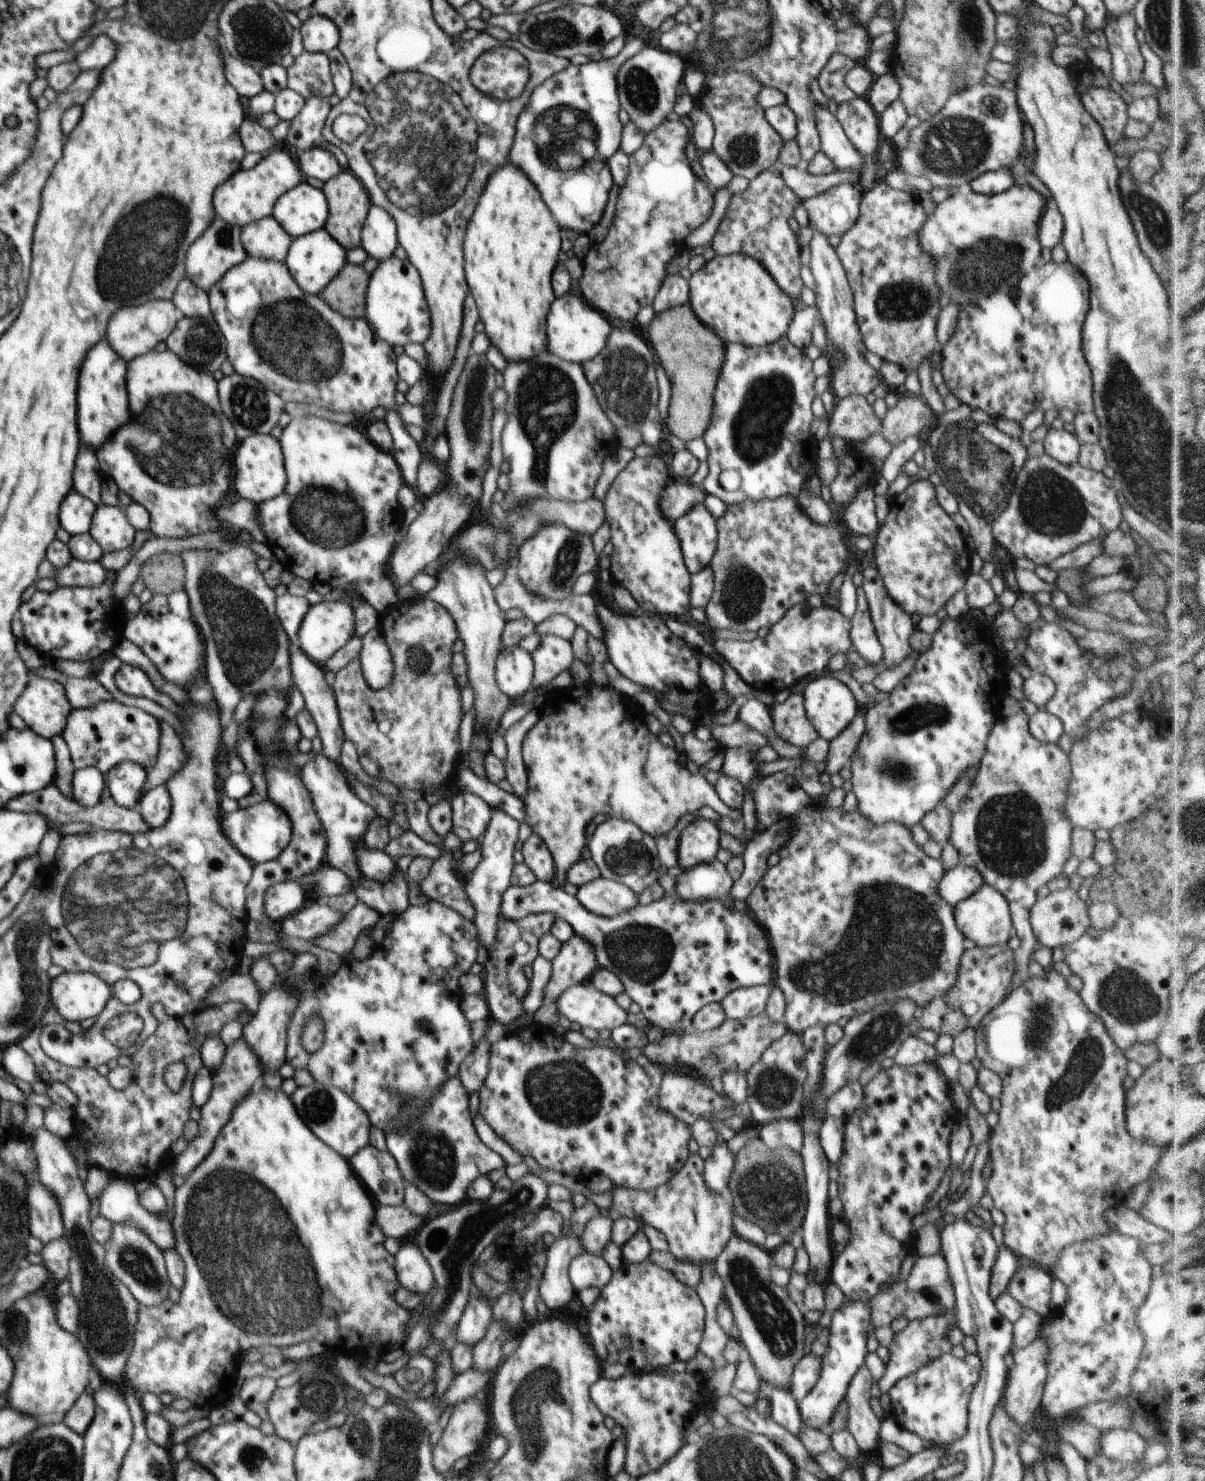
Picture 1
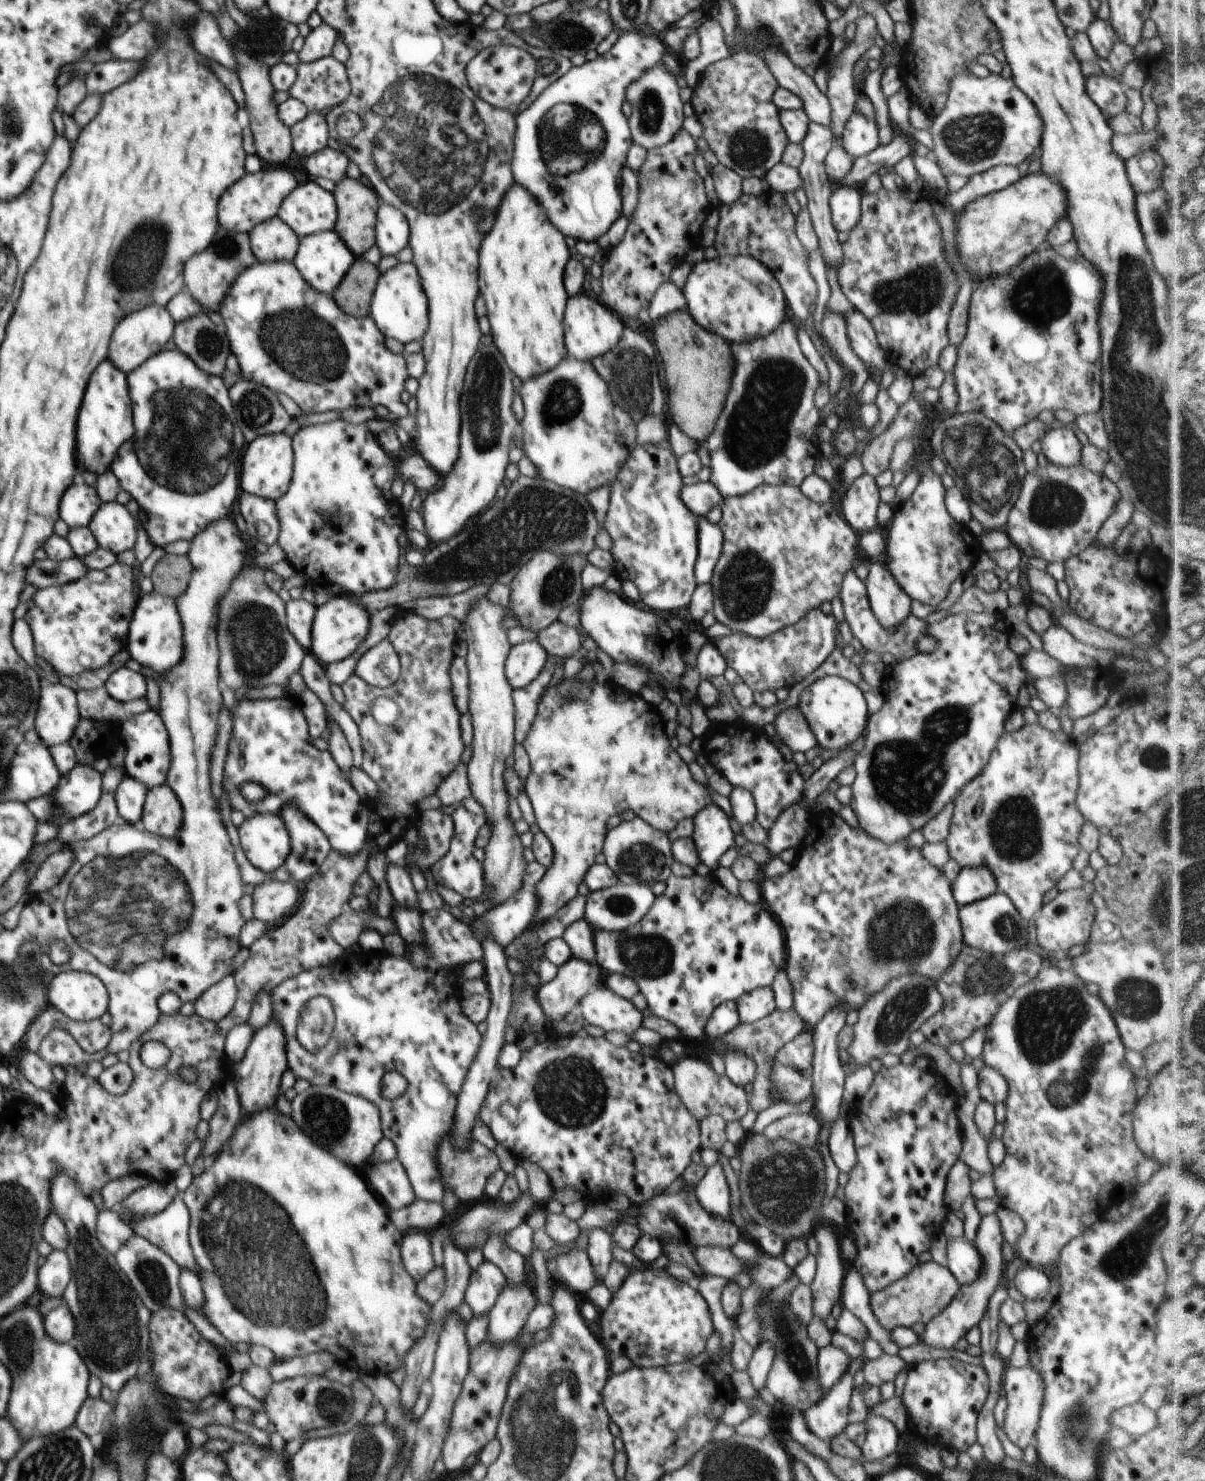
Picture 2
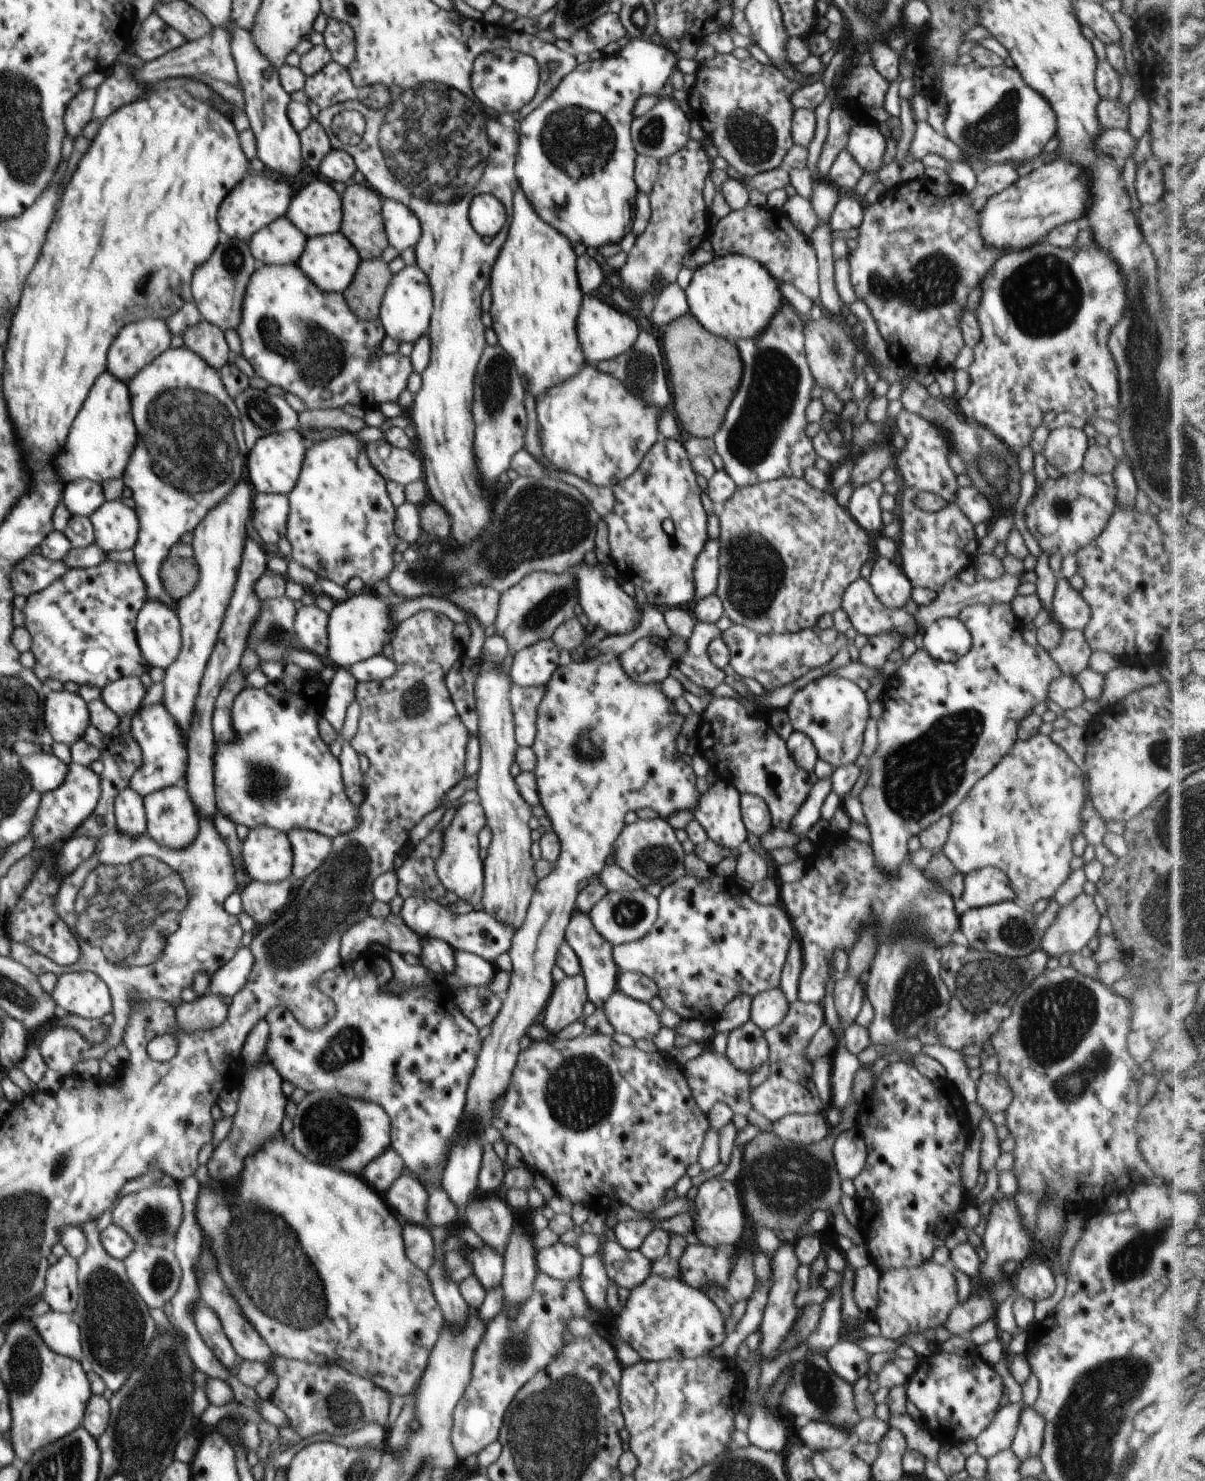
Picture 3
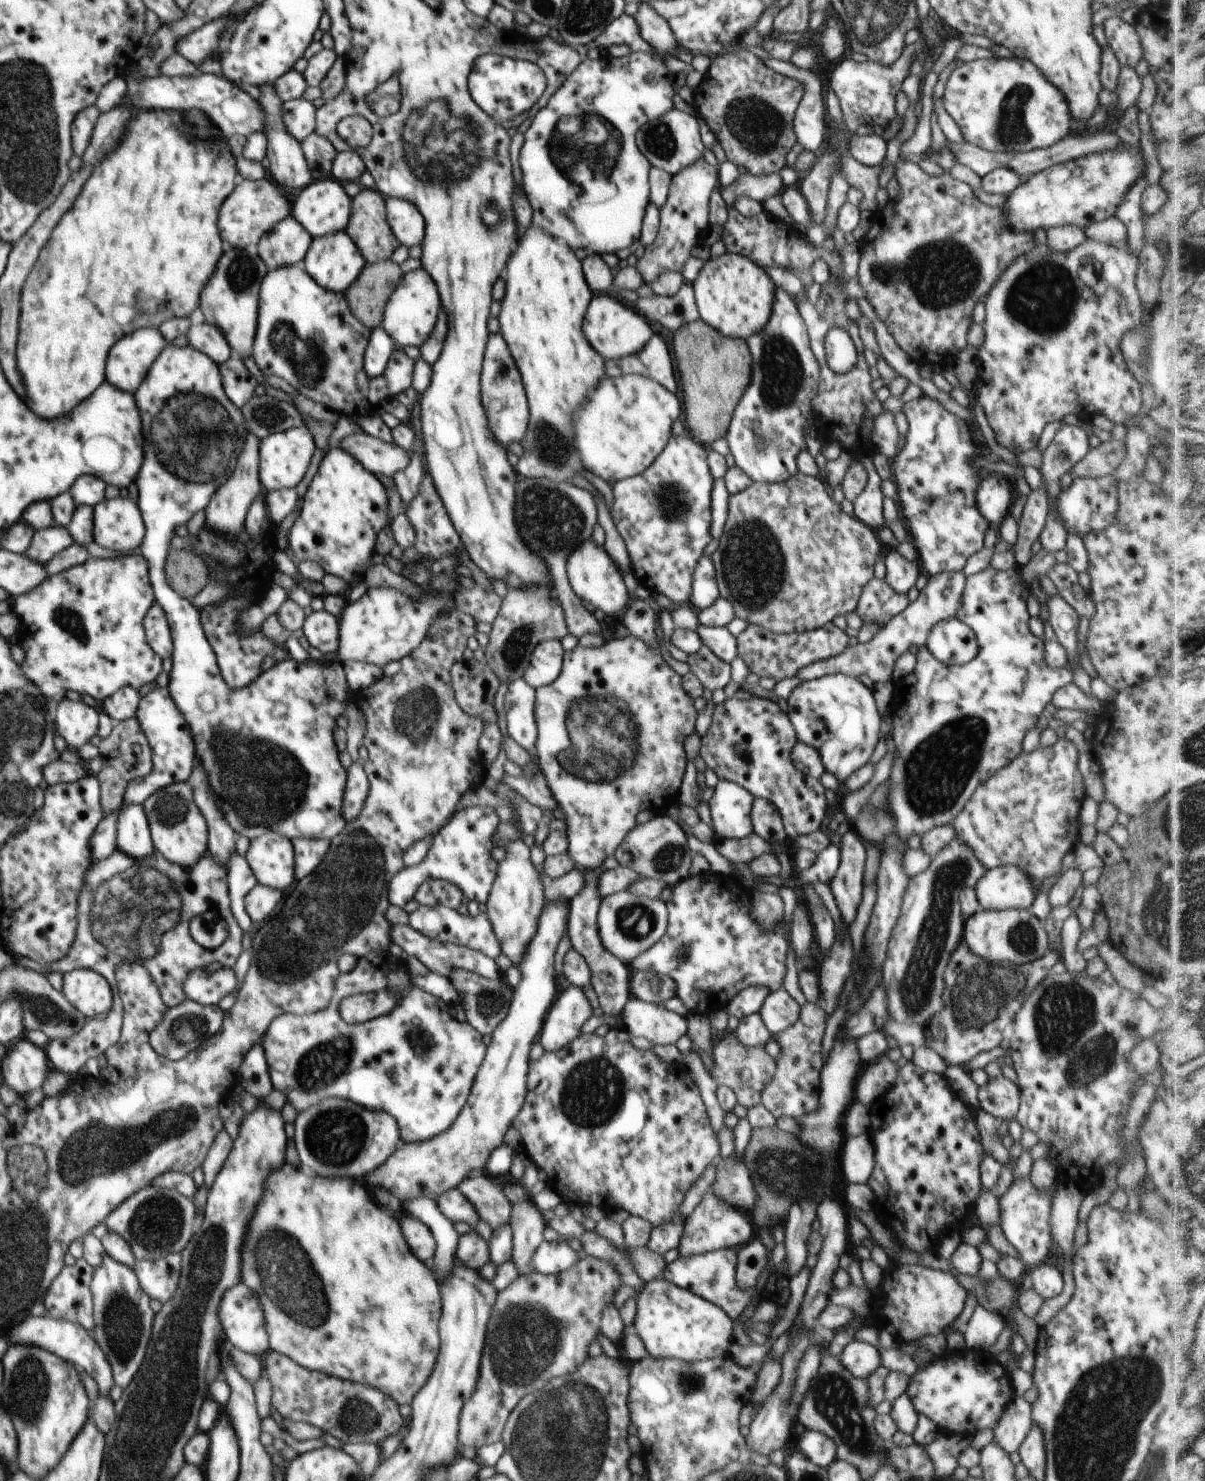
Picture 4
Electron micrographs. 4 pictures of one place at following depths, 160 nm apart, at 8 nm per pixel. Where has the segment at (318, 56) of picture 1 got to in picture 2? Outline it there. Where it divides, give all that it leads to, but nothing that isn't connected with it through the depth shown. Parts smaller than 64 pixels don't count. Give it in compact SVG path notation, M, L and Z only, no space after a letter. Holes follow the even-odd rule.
M330 55L311 63L298 64L297 79L289 93L313 113L344 102L350 91L345 64Z

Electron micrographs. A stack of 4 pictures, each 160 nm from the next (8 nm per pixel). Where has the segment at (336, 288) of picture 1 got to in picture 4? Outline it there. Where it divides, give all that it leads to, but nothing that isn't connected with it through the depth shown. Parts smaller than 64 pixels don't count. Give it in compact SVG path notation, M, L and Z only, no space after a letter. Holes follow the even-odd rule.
M392 259L366 263L345 293L353 315L367 326L380 326L389 296L403 276L401 266Z

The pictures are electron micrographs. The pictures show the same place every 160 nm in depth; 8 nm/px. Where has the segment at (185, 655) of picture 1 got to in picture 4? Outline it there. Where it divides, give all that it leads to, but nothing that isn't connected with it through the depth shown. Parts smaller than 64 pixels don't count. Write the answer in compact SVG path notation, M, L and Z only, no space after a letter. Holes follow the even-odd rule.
M156 604L150 607L144 620L145 637L150 648L161 659L171 658L173 640L170 625L164 609Z

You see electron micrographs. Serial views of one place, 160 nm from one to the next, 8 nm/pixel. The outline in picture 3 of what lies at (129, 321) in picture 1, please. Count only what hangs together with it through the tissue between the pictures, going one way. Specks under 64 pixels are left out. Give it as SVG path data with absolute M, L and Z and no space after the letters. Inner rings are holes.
M155 316L140 319L140 322L134 322L134 324L128 324L126 328L122 328L122 332L116 336L114 344L108 350L108 372L118 380L128 384L137 372L140 372L167 348L170 348L172 335L165 320Z

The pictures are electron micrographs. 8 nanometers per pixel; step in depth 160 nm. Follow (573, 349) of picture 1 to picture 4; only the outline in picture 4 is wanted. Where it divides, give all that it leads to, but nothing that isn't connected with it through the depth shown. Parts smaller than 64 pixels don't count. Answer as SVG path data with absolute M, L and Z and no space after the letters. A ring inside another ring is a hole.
M614 293L592 297L584 317L583 331L592 348L605 359L612 360L640 352L654 335L646 318L634 307L620 301Z

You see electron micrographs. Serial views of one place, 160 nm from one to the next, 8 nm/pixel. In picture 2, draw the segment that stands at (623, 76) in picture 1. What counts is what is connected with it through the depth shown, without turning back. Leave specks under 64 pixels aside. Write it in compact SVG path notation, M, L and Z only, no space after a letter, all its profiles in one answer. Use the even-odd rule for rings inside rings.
M663 64L644 71L625 91L625 98L630 101L633 110L627 118L633 144L640 145L646 150L655 149L668 144L682 129L685 116L679 95L680 88L676 83L676 77L668 73Z

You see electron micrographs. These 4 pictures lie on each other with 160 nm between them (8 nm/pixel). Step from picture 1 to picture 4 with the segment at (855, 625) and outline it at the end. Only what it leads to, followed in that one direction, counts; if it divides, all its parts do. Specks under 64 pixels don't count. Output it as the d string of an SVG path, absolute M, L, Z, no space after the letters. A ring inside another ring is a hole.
M874 578L863 588L855 611L863 624L874 622L882 627L910 603L907 594L896 592L885 578Z

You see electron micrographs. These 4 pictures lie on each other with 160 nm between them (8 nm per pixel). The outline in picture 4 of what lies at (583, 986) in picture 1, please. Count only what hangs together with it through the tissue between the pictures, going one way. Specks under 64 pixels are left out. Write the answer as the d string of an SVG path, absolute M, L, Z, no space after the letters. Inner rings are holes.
M630 996L628 1002L624 1005L620 1014L623 1028L625 1028L631 1036L643 1036L646 1040L656 1044L676 1044L682 1036L688 1032L687 1017L670 1011L664 1005L647 1003L639 998Z

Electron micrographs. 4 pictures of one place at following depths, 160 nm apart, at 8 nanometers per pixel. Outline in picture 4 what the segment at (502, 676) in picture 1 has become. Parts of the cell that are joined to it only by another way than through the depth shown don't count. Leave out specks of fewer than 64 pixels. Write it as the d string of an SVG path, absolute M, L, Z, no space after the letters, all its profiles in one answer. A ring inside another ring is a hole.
M544 639L531 654L523 679L537 689L554 682L563 667L562 644L559 639Z

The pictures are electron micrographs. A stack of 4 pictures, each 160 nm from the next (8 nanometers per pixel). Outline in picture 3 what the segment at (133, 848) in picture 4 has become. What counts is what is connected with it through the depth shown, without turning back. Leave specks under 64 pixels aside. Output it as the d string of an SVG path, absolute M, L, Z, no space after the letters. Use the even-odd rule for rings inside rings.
M130 786L118 793L115 800L115 830L136 838L146 835L147 818L144 799Z

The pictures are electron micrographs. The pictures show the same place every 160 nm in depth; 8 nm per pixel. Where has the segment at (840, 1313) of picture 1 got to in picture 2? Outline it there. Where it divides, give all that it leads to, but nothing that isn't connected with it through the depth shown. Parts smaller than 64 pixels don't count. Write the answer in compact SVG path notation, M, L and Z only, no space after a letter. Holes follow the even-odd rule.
M866 1357L852 1359L841 1382L829 1388L823 1399L812 1405L803 1416L810 1432L820 1440L830 1442L844 1432L849 1422L849 1410L854 1386L854 1374L862 1369Z

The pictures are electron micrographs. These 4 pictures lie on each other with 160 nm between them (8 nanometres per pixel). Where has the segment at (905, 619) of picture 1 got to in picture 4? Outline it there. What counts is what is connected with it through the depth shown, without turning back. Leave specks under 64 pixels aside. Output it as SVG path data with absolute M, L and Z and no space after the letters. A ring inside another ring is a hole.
M892 548L891 552L885 557L887 574L886 582L896 591L907 594L908 590L916 584L918 576L922 570L918 562L904 558L896 549Z

